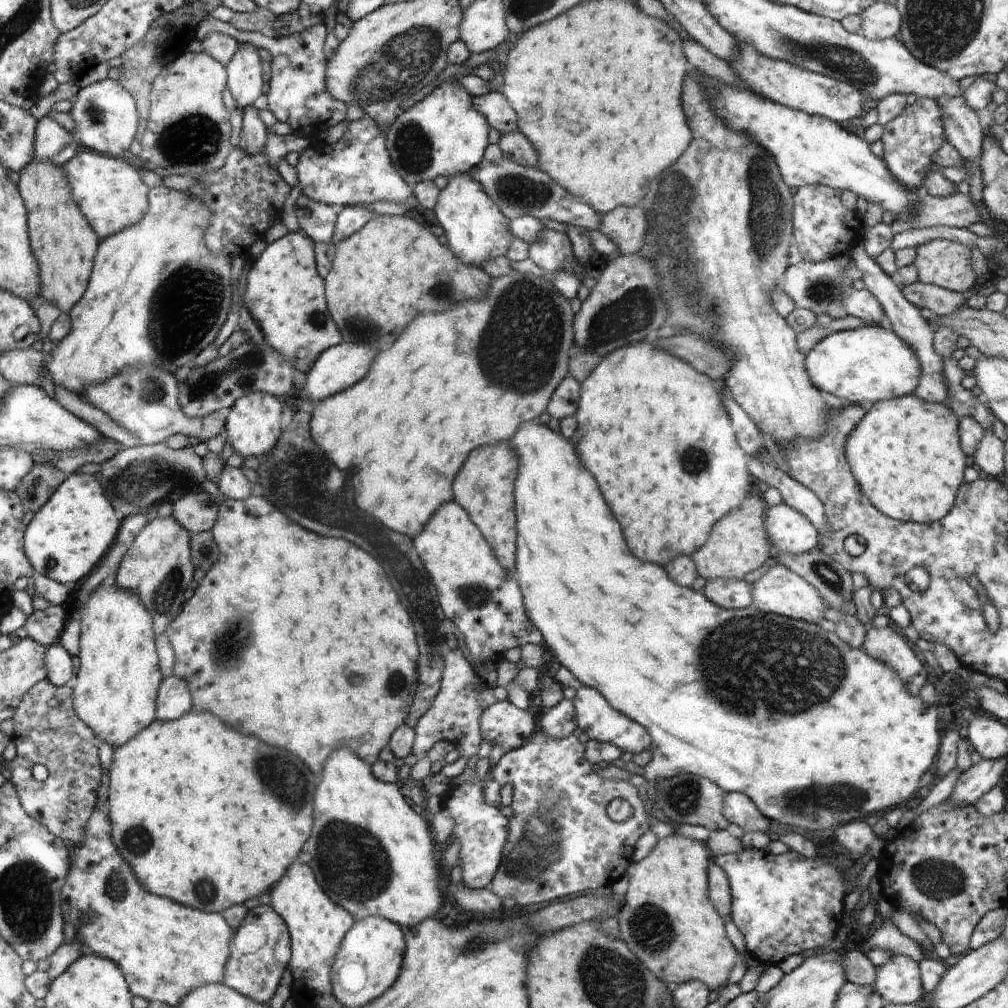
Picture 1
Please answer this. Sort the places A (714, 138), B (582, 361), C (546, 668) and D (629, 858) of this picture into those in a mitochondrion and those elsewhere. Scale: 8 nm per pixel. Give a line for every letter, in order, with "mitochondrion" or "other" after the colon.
A: other
B: mitochondrion
C: other
D: other

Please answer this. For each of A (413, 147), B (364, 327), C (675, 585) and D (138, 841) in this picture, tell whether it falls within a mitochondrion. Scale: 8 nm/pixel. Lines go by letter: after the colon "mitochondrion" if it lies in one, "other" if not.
A: mitochondrion
B: mitochondrion
C: other
D: mitochondrion

